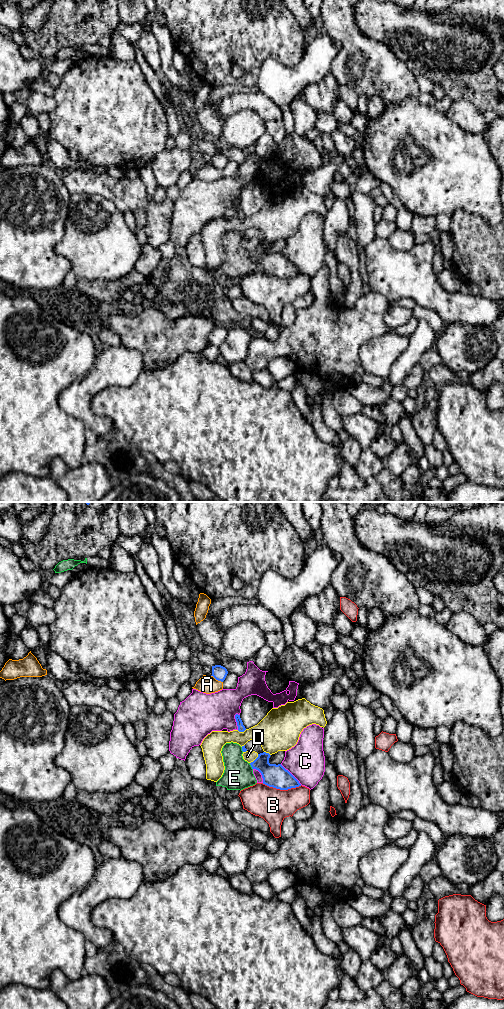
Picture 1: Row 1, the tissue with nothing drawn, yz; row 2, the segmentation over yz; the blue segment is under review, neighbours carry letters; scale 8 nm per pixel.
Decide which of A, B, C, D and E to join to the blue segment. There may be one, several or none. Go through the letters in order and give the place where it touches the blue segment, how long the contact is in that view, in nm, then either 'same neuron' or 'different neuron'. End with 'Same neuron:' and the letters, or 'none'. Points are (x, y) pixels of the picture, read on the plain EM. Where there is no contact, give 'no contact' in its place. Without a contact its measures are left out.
A: contact yz (217, 167); length 110 nm; different neuron
B: contact yz (282, 277); length 320 nm; different neuron
C: contact yz (291, 262); length 240 nm; different neuron
D: contact yz (255, 247); length 100 nm; different neuron
E: contact yz (251, 254); length 60 nm; different neuron
Same neuron: none

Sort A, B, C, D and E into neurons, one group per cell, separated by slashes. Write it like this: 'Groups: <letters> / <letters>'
Groups: A / B / C / D / E

